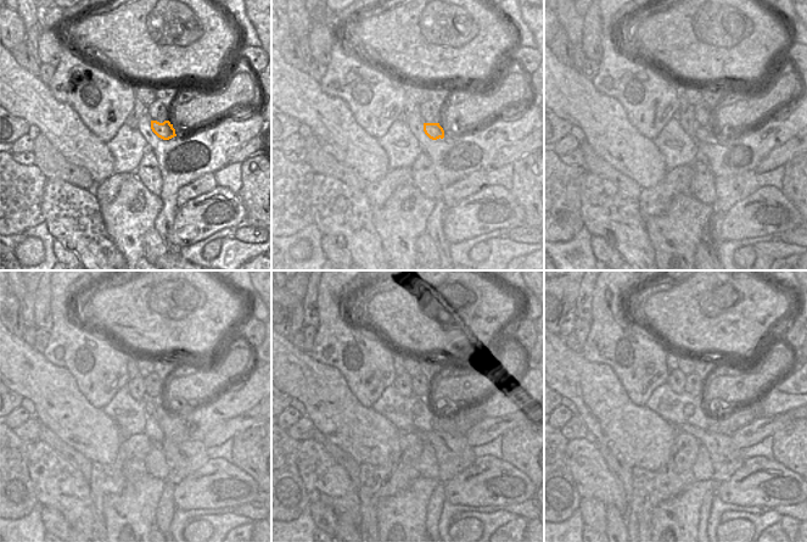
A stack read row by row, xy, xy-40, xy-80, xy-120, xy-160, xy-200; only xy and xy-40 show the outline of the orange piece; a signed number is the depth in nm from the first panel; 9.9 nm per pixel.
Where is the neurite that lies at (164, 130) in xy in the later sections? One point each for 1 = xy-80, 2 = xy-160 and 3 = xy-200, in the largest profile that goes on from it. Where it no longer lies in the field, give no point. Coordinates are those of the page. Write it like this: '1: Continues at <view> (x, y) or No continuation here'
1: Continues at xy-80 (705, 133)
2: Continues at xy-160 (418, 408)
3: Continues at xy-200 (688, 411).

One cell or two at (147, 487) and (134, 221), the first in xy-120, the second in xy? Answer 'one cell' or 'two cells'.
one cell

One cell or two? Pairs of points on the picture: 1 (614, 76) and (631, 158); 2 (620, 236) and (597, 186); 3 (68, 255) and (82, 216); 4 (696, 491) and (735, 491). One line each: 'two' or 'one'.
1: two
2: one
3: two
4: two

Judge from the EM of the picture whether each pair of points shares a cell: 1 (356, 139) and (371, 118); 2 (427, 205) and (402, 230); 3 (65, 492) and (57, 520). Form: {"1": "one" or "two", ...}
{"1": "two", "2": "one", "3": "two"}

